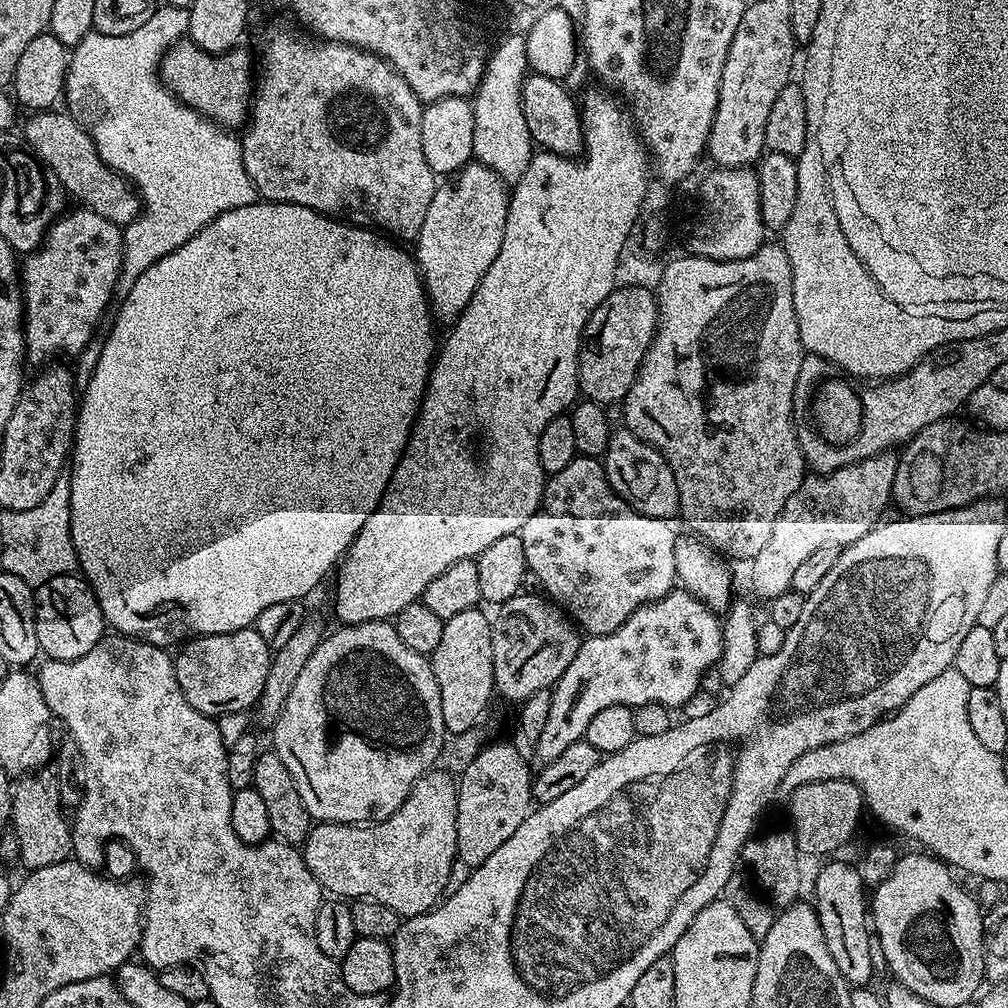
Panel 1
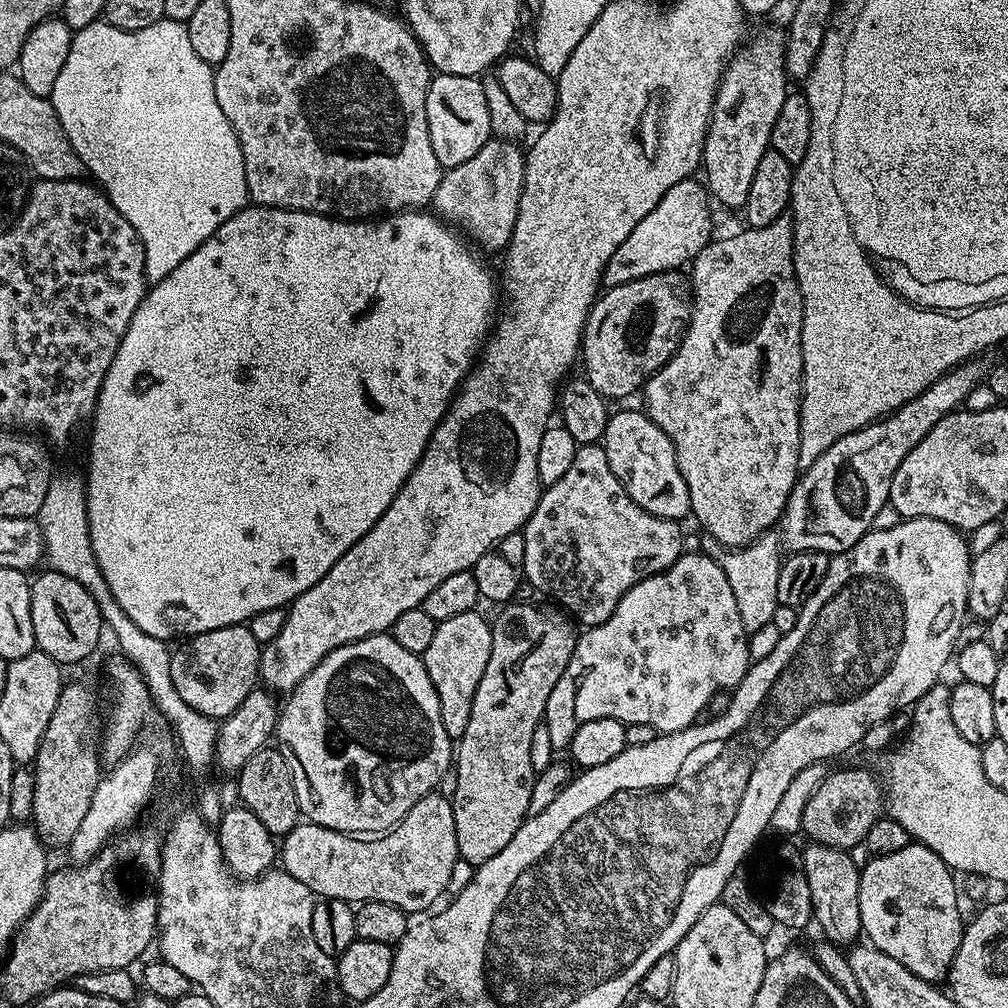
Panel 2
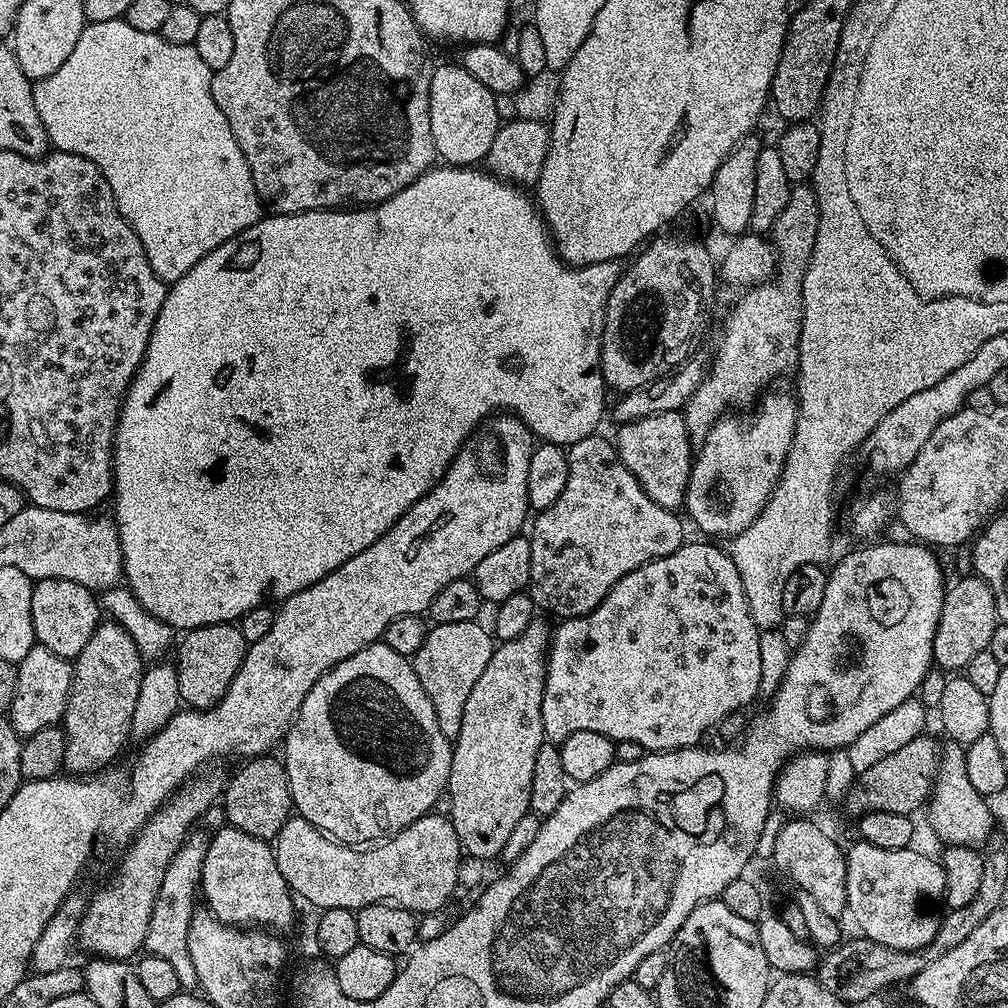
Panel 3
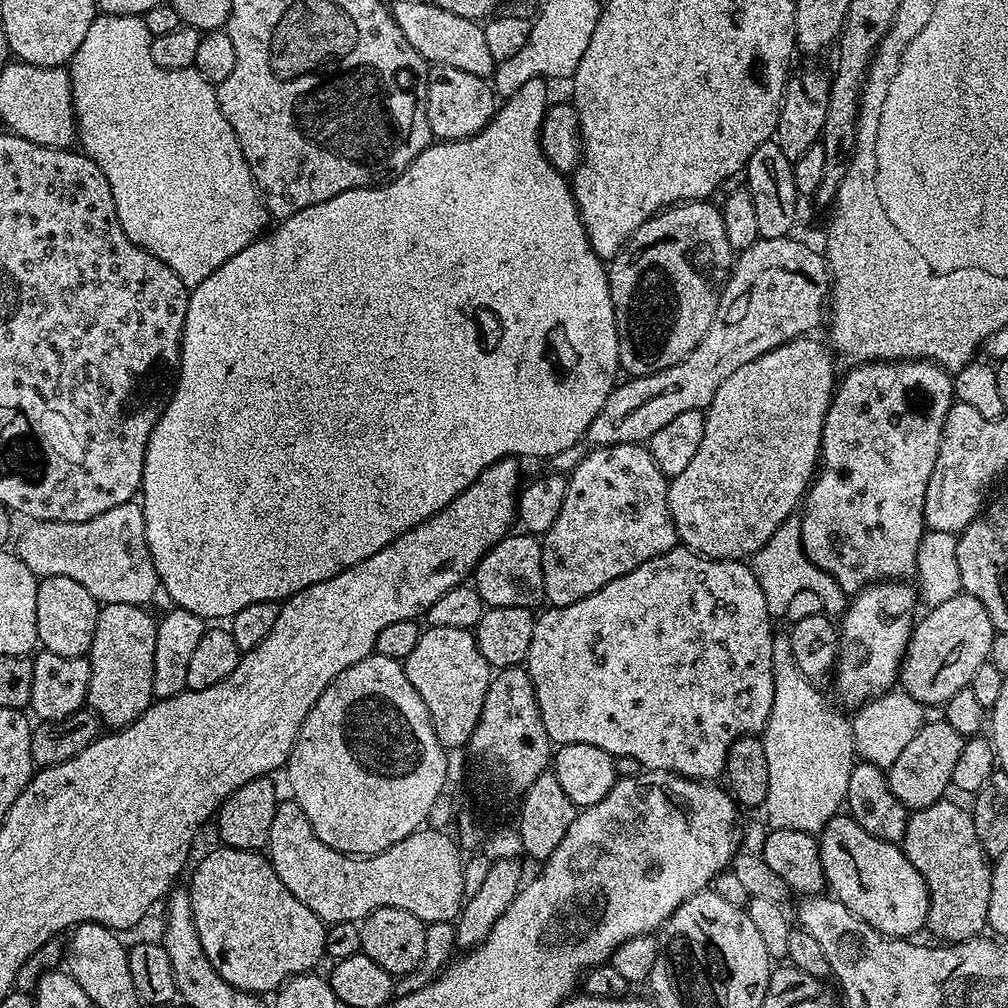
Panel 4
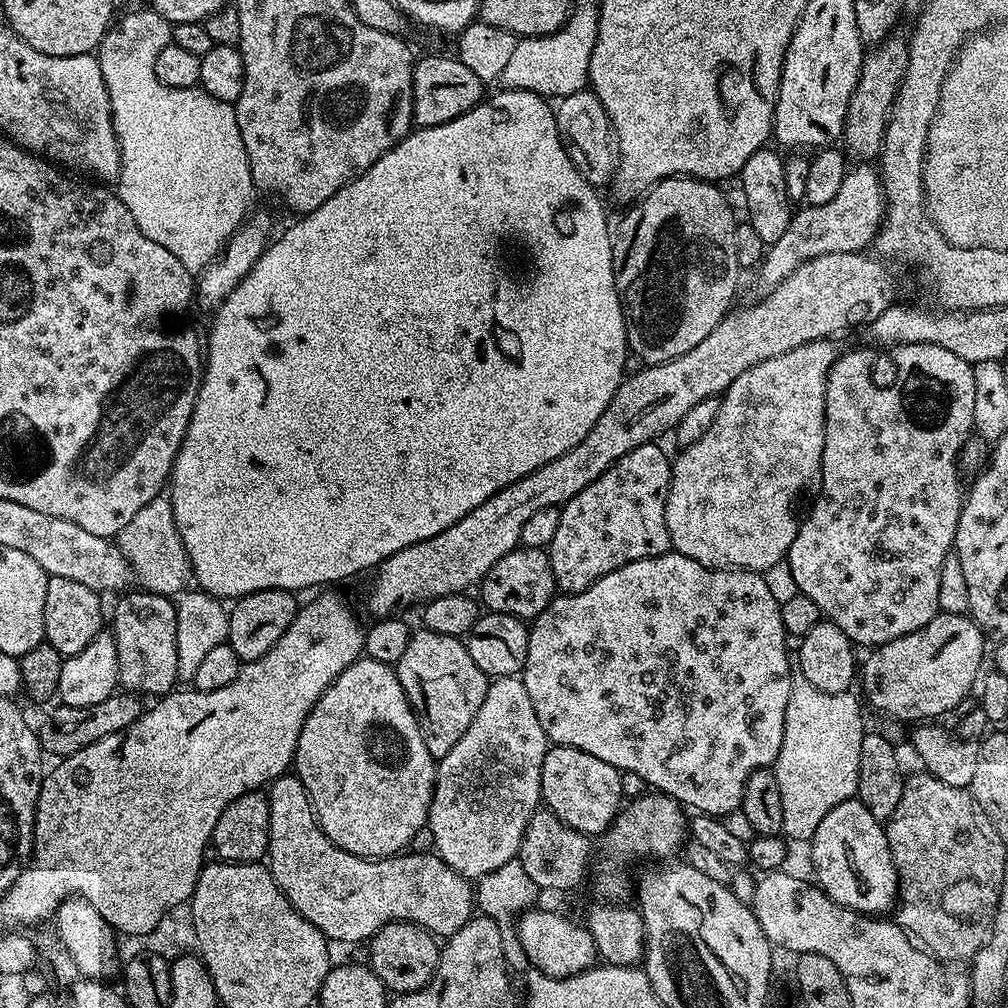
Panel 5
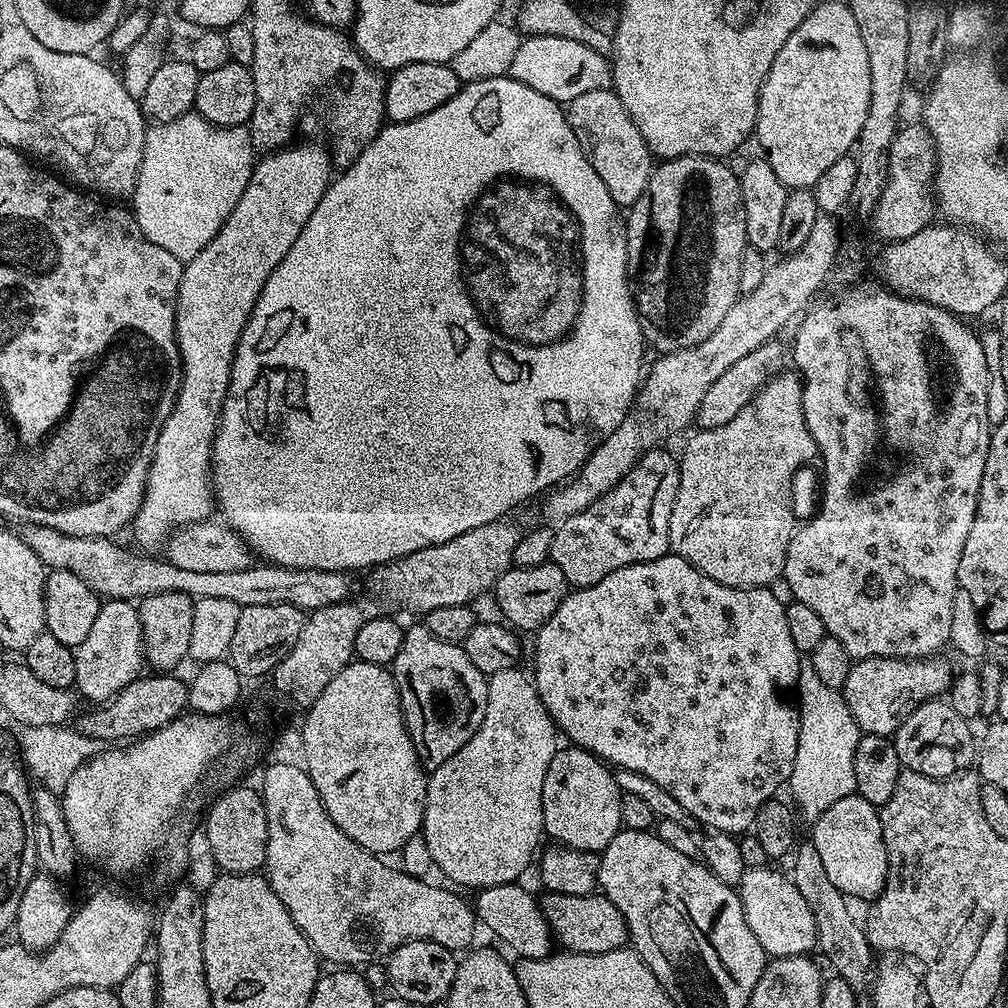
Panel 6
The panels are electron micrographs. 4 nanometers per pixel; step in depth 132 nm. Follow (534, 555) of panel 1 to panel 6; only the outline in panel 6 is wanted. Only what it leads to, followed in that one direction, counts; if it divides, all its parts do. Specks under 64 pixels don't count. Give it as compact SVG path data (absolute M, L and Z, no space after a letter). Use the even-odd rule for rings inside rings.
M659 447L645 452L644 457L609 492L602 494L602 498L590 502L586 510L574 514L574 518L566 518L566 522L555 529L550 560L558 566L558 570L562 570L562 574L566 574L569 585L588 588L602 582L602 578L614 570L669 555L670 514L678 494L680 466L675 455L664 451L663 447Z

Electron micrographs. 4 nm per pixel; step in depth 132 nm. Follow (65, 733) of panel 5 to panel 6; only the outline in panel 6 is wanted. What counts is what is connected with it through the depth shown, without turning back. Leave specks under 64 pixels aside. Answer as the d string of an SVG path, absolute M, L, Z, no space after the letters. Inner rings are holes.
M141 674L132 680L126 687L112 697L111 700L101 703L93 712L81 711L75 717L74 728L84 736L90 736L97 742L124 742L127 736L139 738L157 732L171 720L177 720L185 715L188 708L188 685L176 674Z

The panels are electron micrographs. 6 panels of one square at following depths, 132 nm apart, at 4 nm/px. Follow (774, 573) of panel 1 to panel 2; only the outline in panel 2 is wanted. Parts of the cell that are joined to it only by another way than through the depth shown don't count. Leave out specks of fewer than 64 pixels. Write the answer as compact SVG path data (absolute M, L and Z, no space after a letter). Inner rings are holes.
M973 358L965 360L963 364L952 368L934 381L921 396L915 396L910 402L906 402L895 412L889 412L887 416L876 421L875 424L868 424L859 428L857 432L846 434L830 446L812 464L807 465L801 471L794 490L790 494L788 504L784 508L782 517L782 544L789 553L794 552L827 552L835 554L850 550L854 542L858 542L877 523L880 511L888 504L890 494L890 482L894 482L894 474L898 466L902 466L902 458L942 422L950 413L957 411L967 401L971 392L976 389L986 376L986 364L983 359Z

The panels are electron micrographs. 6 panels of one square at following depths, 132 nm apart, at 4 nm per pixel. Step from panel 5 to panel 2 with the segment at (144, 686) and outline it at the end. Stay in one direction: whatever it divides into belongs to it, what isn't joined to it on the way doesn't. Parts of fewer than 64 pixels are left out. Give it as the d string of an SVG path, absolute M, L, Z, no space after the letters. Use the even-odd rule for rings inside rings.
M65 683L58 694L58 706L54 706L54 714L50 714L46 734L42 734L42 742L38 746L34 761L36 777L31 823L45 845L66 846L70 843L78 826L82 826L82 818L86 818L86 810L90 810L90 798L94 798L94 790L102 775L102 760L97 755L98 737L101 732L102 712L100 716L100 700L96 697L95 690L88 684Z

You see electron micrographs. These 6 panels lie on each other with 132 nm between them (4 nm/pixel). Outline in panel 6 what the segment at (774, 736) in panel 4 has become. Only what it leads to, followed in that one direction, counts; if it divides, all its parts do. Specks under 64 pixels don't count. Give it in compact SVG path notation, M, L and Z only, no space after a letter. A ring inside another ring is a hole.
M804 658L800 662L800 683L798 685L798 707L800 709L800 729L798 730L798 754L794 754L794 770L790 774L786 788L792 791L796 799L795 807L800 807L799 815L805 816L808 822L815 821L834 802L842 802L842 798L856 792L856 779L854 778L854 754L858 750L861 738L858 722L854 722L854 714L850 714L850 706L846 706L843 691L838 688L826 686L822 678L814 670L811 659Z

